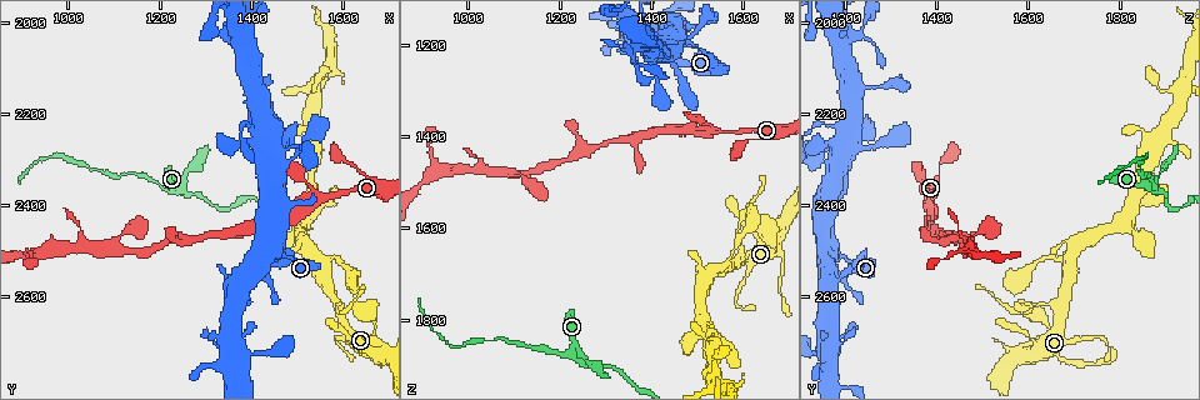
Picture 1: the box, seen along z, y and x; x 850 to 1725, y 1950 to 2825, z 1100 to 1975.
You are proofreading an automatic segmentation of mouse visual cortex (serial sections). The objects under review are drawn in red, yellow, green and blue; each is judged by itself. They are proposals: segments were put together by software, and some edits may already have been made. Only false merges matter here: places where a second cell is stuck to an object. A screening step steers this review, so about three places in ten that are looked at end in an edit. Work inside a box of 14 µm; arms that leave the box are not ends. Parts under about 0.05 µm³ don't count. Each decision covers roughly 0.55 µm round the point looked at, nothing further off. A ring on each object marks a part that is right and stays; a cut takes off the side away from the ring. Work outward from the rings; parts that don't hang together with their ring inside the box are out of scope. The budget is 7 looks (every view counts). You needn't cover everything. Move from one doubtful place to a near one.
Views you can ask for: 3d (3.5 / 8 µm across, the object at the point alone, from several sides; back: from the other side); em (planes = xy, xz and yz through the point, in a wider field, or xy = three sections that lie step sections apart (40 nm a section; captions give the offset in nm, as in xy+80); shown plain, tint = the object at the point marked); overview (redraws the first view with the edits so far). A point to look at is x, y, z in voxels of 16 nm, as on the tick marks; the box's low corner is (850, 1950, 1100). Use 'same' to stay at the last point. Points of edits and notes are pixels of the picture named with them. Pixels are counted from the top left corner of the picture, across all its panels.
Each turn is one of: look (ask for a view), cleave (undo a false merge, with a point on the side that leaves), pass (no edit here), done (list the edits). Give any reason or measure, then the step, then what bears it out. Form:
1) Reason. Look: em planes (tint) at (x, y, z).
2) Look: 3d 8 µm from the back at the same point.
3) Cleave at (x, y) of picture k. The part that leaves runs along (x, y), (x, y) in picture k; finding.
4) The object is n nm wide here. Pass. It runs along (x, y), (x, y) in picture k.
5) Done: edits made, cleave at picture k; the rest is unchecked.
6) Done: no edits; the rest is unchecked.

Abrupt turn. Look: 3d 3.5 µm at (1210, 2370, 1870).

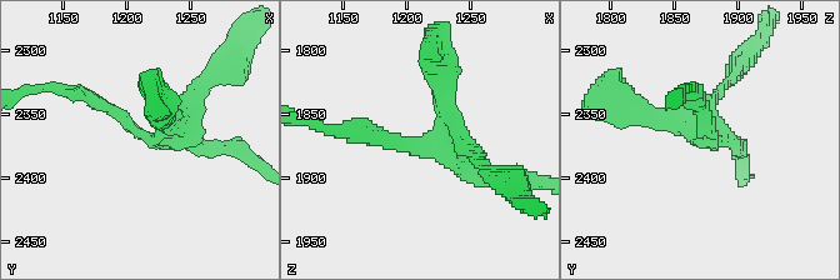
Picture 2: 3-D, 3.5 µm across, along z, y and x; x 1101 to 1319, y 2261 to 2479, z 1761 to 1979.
4 arms meet here; the arms are 150, 200, 200, 250 nm wide. Look: em xy step 5 (tint) at (1218, 2368, 1872).

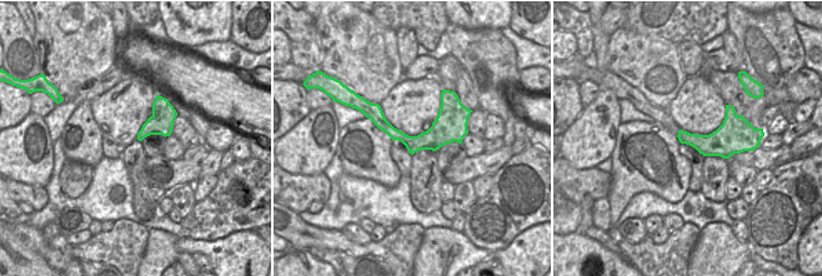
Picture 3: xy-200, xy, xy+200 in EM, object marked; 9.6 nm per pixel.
The object is 220 nm wide here. Pass. It runs along (440, 78), (436, 141), (360, 131) in picture 2; all the same cell.

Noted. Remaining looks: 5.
Two arms in line, one across. Look: 3d 3.5 µm at (1600, 2650, 1670).

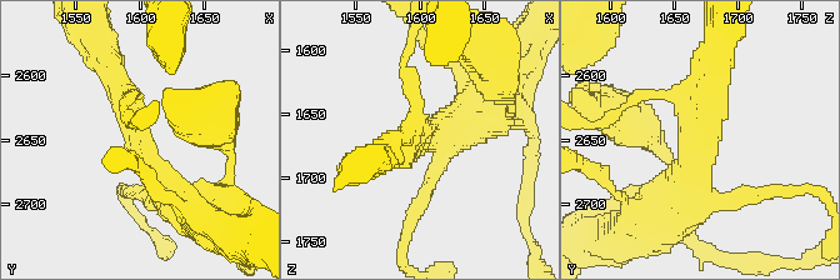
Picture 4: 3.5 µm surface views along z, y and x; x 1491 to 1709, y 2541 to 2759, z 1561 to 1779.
3 arms meet here; the arms are 200, 300, 350 nm wide; need the tissue. Look: em xy step 2 (tint) at (1598, 2648, 1672).

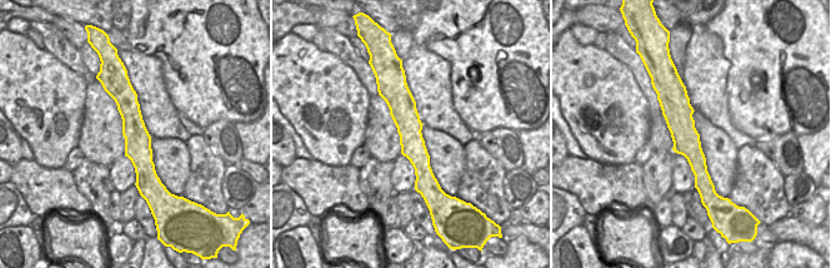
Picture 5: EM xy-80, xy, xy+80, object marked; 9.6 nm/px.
Pass. It runs along (399, 85), (424, 190) in picture 5; all the same cell.

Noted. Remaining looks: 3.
Three arms meet. Look: 3d 8 µm at (1565, 2380, 1385).

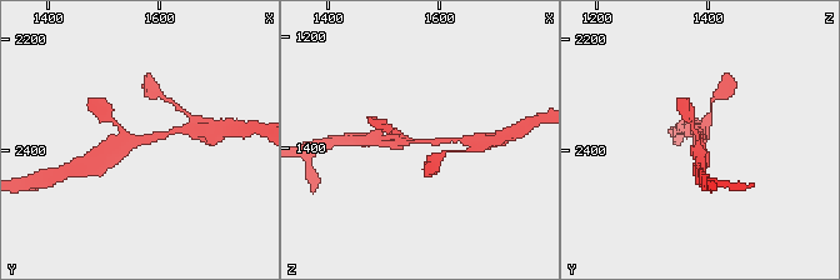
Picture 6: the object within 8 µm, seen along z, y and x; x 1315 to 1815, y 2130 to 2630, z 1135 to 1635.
Look: 3d 3.5 µm from the back at (1570, 2380, 1390).

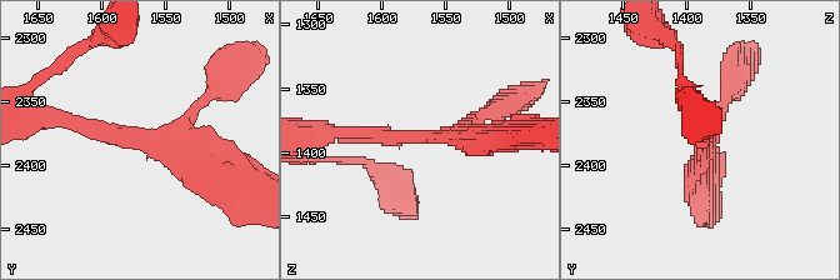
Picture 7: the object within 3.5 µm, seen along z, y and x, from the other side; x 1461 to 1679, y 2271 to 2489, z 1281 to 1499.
3 arms meet here; the arms are 150, 200, 250 nm wide; need the tissue. Look: em xy step 3 (tint) at (1568, 2382, 1390).

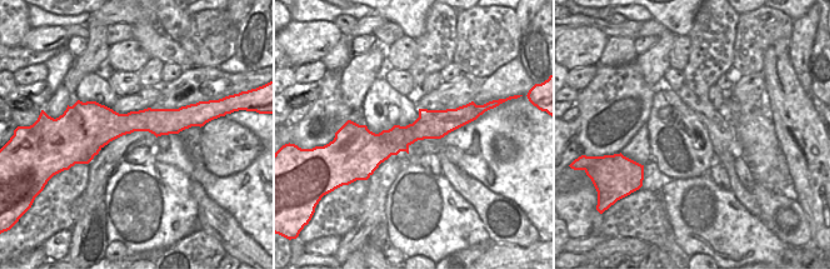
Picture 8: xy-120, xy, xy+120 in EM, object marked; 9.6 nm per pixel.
Pass. It runs along (466, 118), (398, 139), (360, 138) in picture 8; all the same cell.

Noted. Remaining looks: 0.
Done: no edits; the rest is unchecked.

